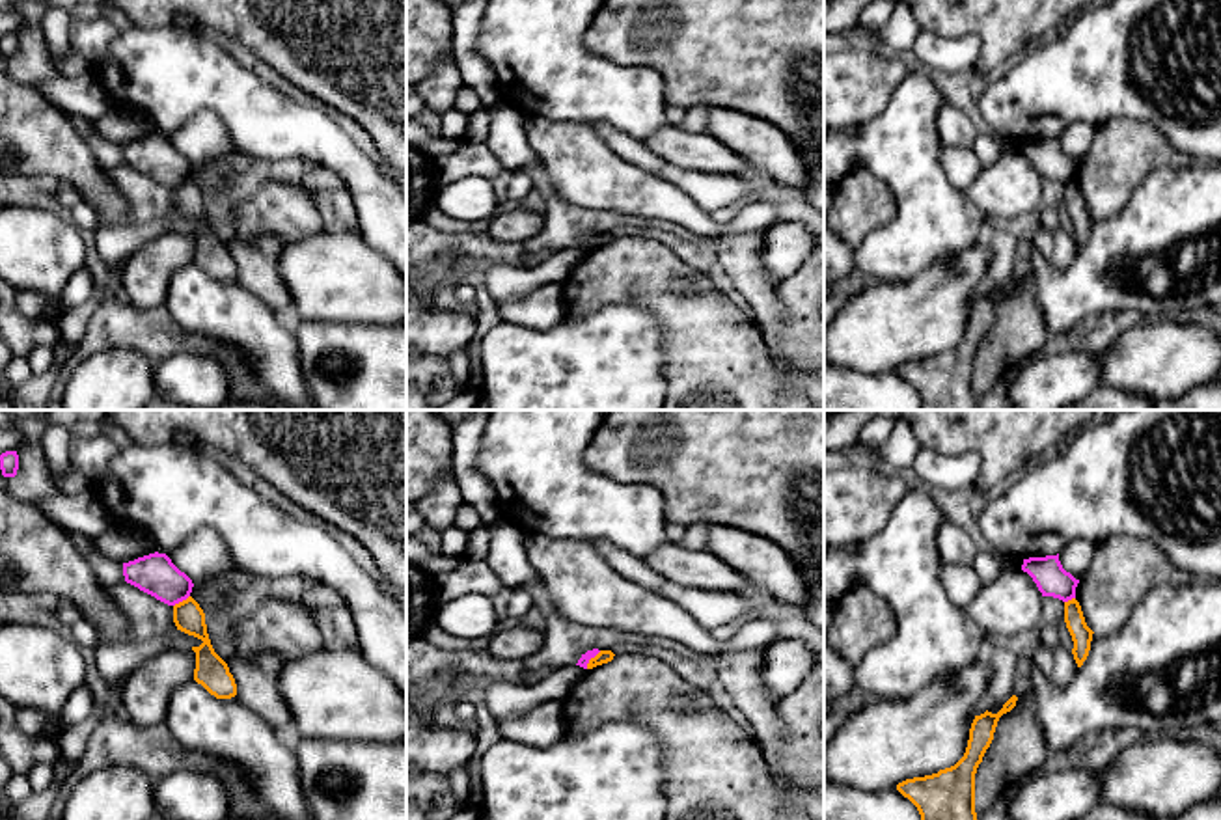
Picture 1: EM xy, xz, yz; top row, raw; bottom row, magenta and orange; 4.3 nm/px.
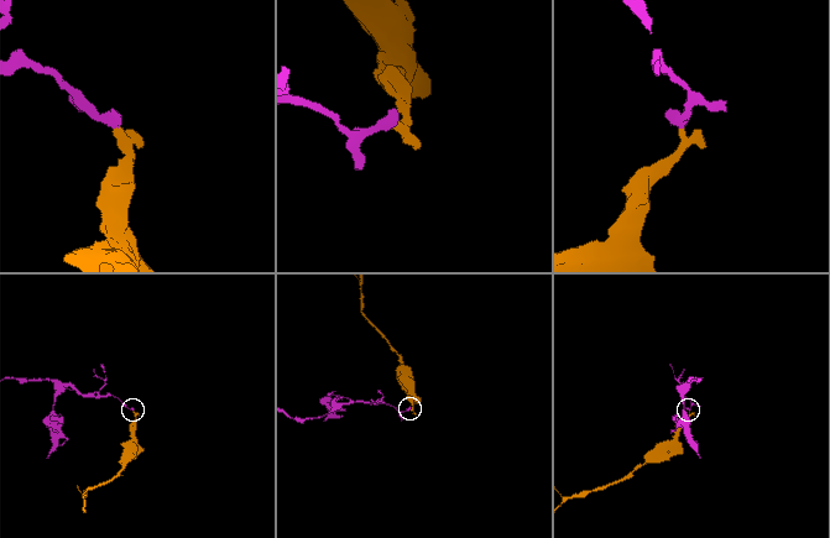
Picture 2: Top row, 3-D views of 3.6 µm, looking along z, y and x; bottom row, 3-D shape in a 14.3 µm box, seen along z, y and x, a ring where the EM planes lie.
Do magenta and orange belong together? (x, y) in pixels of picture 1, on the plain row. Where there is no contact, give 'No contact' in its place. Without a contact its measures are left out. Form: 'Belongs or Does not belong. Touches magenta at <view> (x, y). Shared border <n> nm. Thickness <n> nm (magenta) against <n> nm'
Does not belong. Touches magenta at xz (591, 239). Shared border 100 nm. Thickness 50 nm (magenta) against 60 nm

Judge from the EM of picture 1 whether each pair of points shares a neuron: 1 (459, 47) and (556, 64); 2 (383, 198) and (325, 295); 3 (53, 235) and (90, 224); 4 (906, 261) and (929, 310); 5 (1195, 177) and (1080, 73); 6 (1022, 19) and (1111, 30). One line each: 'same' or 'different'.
1: different
2: different
3: different
4: different
5: different
6: different

